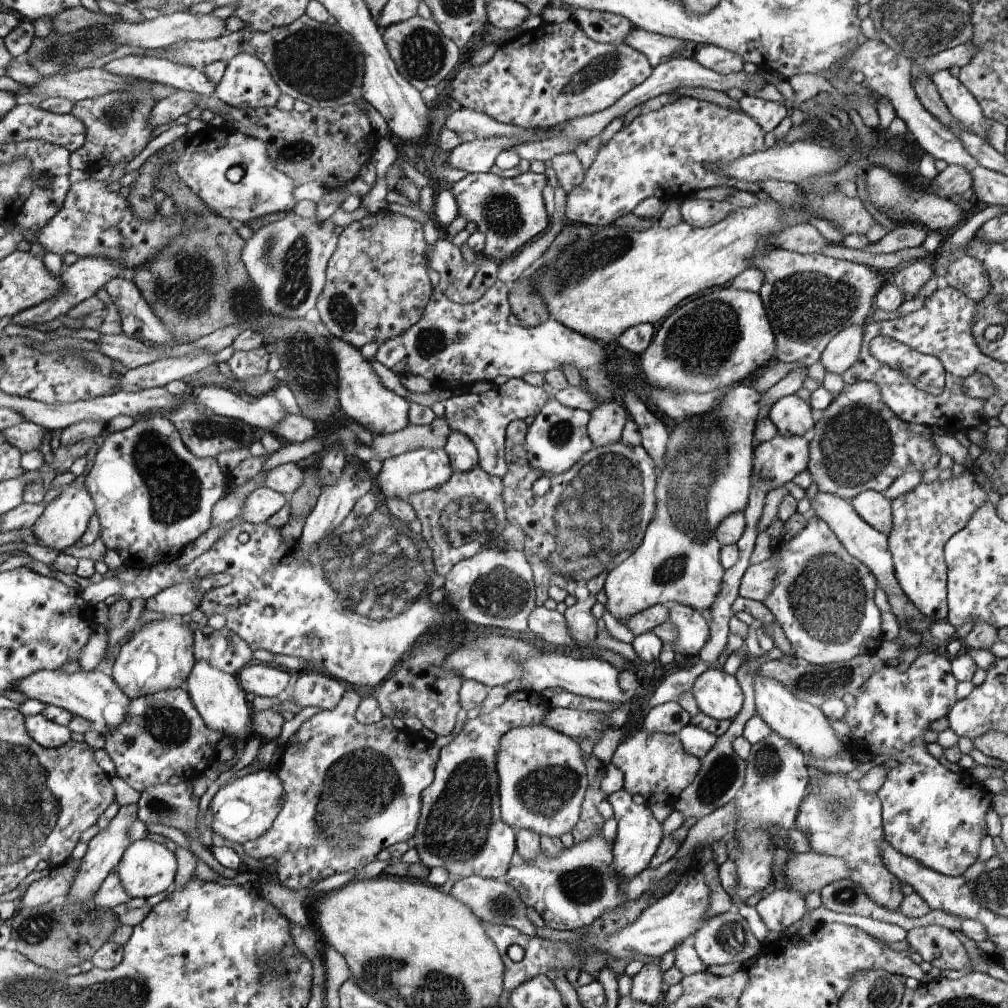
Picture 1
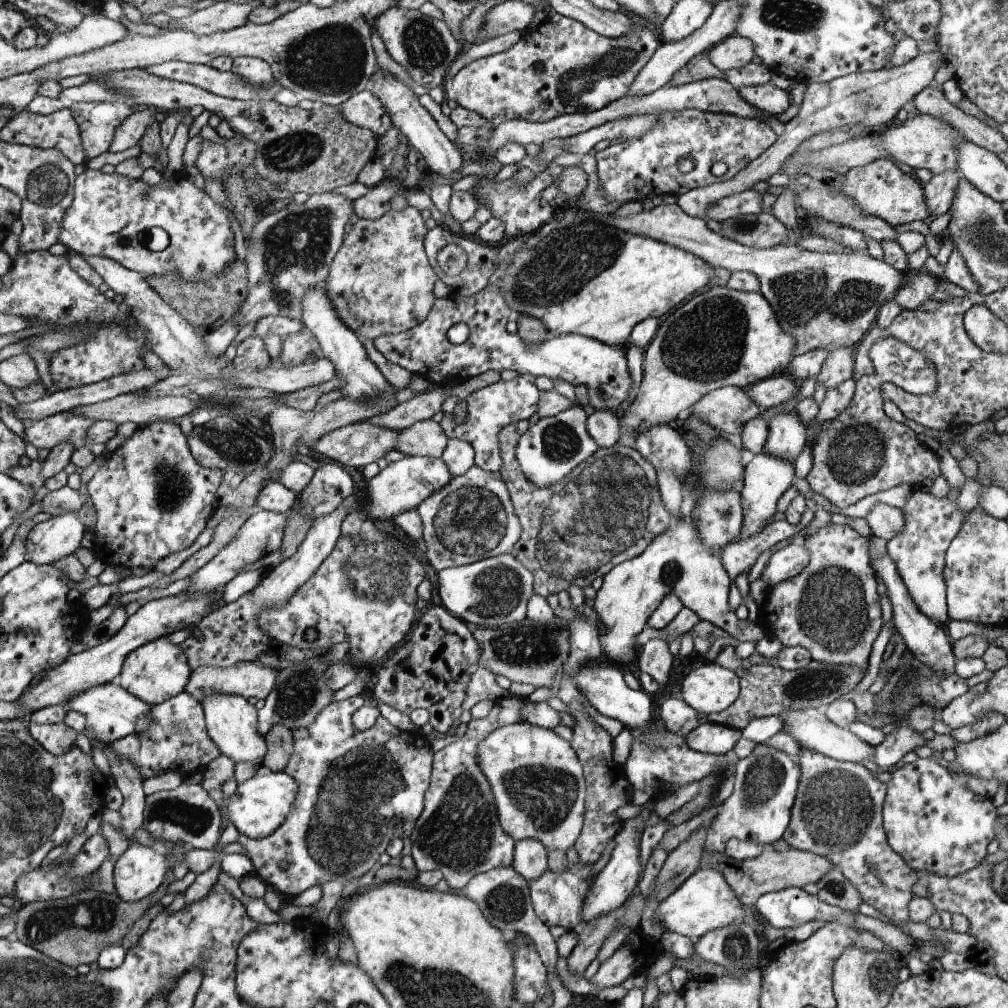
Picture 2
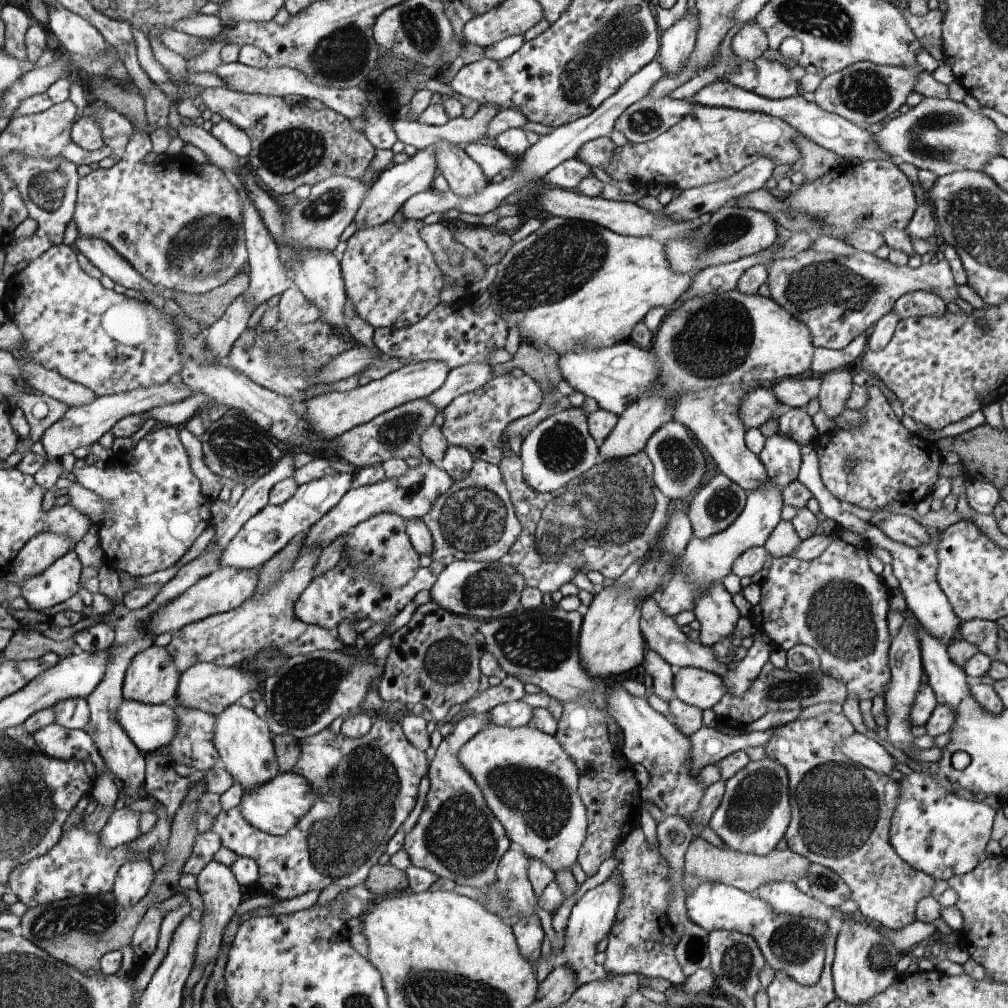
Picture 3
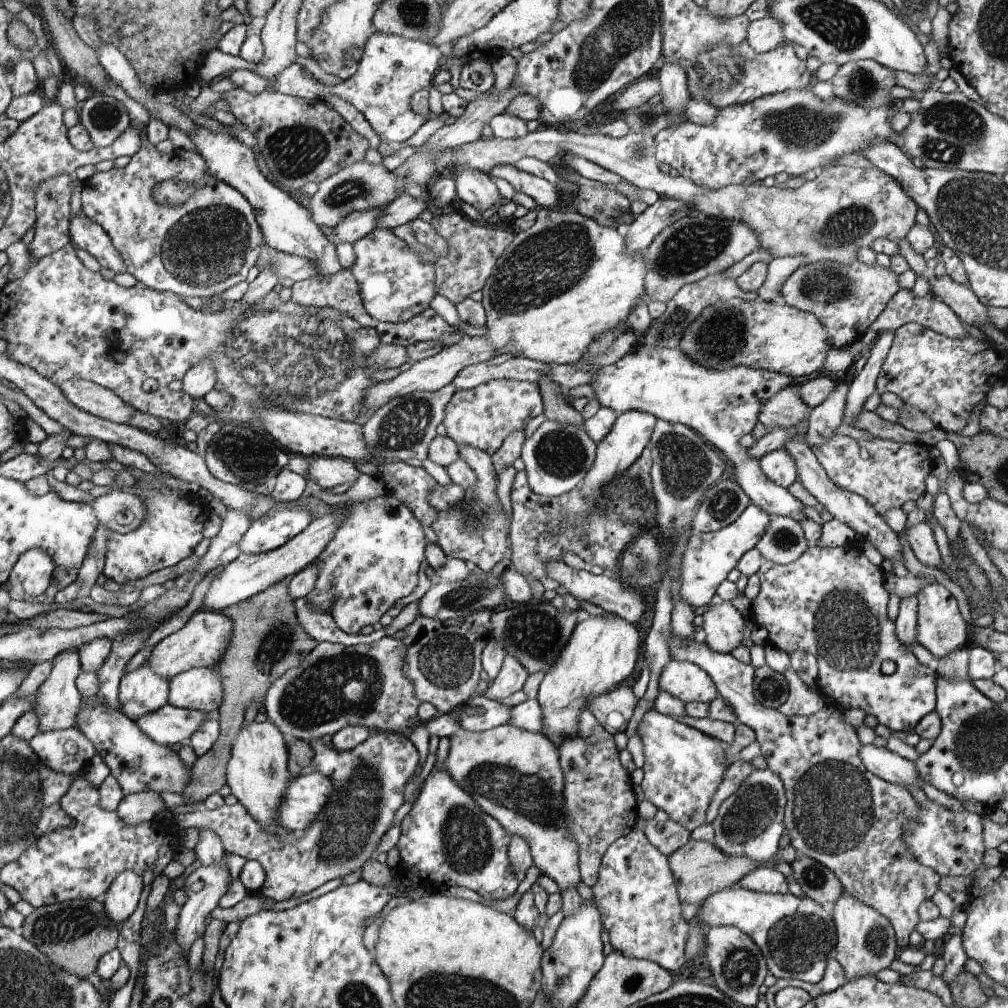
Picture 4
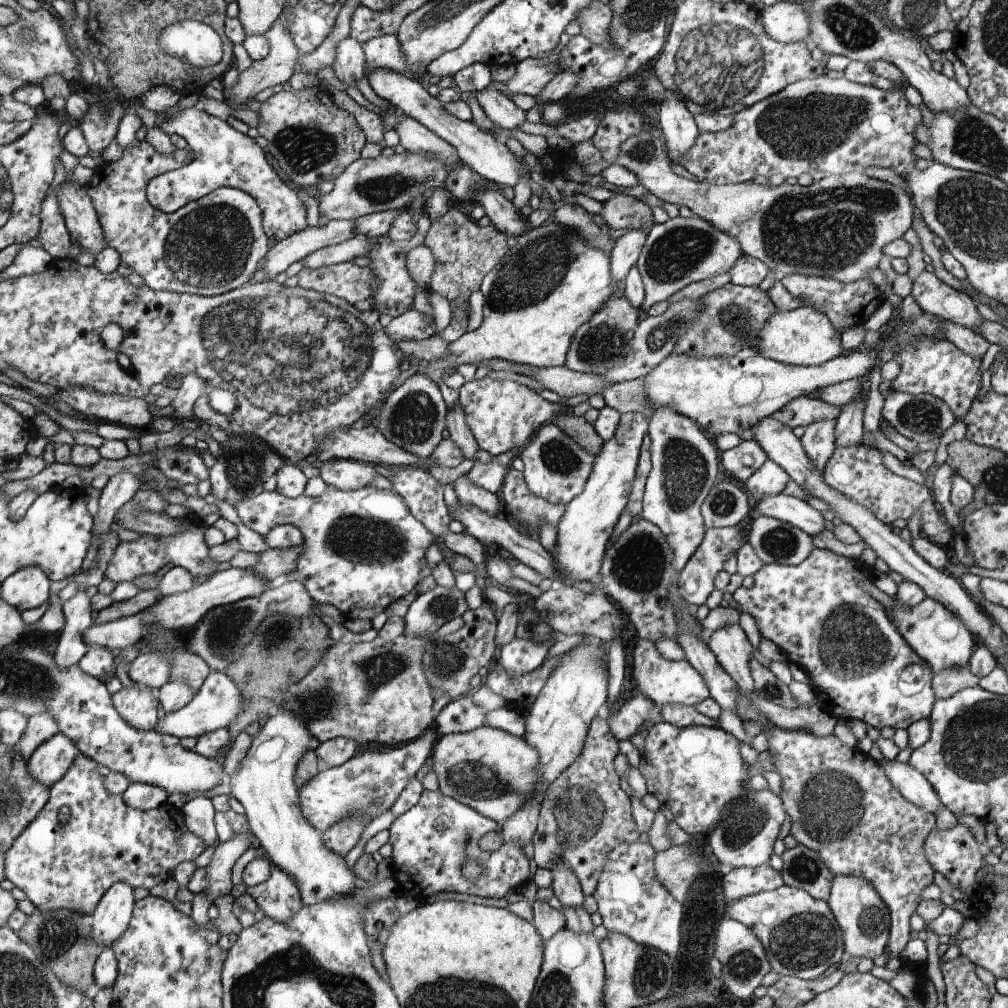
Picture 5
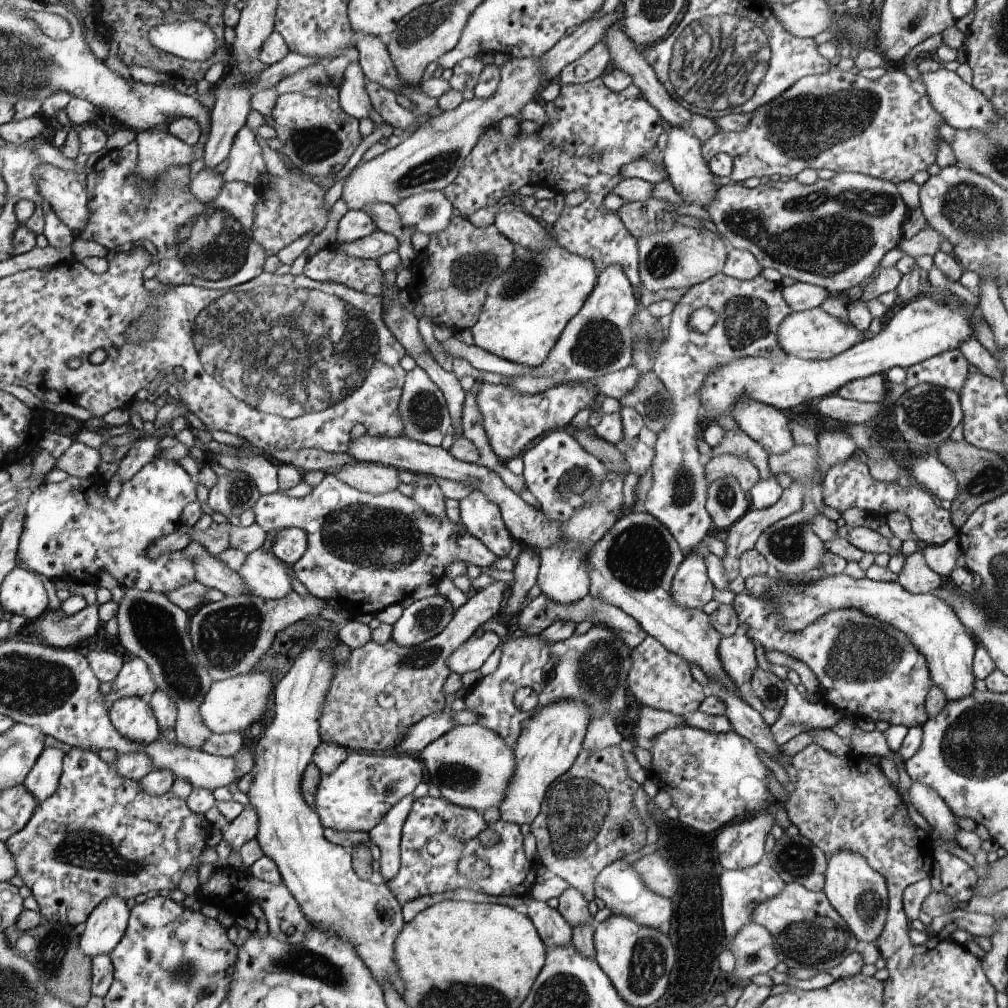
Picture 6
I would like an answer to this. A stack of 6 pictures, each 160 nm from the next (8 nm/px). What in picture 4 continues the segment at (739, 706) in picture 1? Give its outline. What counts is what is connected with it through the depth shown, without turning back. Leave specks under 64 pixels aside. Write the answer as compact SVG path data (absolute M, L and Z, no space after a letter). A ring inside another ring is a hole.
M670 659L659 672L659 690L669 692L685 703L710 704L720 696L710 675L697 664Z

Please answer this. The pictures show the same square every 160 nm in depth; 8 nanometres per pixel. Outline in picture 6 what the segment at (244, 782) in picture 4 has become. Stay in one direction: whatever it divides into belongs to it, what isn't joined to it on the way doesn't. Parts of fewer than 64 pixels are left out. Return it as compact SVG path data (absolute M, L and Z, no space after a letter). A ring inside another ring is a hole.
M319 628L312 638L312 644L295 658L289 672L280 679L279 684L275 687L274 716L272 716L270 725L266 726L264 736L258 740L256 748L254 748L254 767L250 772L252 782L246 794L258 814L256 842L260 844L262 854L276 864L283 884L295 896L295 900L299 903L310 924L336 936L336 938L352 942L352 946L356 946L356 954L375 976L375 980L392 986L402 997L404 988L400 982L400 976L398 976L395 943L396 938L399 937L406 925L403 920L403 907L400 906L396 896L392 895L388 884L373 885L371 881L360 879L355 874L351 851L327 840L316 810L307 804L302 794L304 770L307 770L308 764L312 763L311 759L314 757L315 751L322 744L320 714L322 714L324 698L328 694L328 688L330 688L330 682L334 678L336 669L330 652L338 642L337 634L328 628Z

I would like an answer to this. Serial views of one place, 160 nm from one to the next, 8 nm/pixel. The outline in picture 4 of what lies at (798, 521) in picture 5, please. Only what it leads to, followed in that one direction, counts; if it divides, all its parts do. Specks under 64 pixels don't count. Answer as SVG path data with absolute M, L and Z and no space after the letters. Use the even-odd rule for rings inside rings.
M637 346L630 350L614 365L598 368L591 380L598 401L602 407L610 407L618 416L628 411L644 411L653 414L658 419L664 419L671 423L682 423L695 430L706 442L716 446L725 456L729 467L735 472L735 480L748 496L749 501L756 505L764 513L771 517L790 517L794 521L802 521L806 516L802 513L804 505L774 482L769 481L762 472L760 461L753 459L747 450L742 448L739 438L750 433L756 426L760 411L764 403L783 388L792 386L792 377L787 374L769 370L757 369L746 365L733 366L726 370L714 370L697 365L680 348L676 349L648 349Z

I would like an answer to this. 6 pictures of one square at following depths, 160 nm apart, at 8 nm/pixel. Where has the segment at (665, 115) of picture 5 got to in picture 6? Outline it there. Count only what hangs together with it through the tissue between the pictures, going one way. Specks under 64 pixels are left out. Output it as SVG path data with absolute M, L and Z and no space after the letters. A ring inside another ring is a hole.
M666 126L666 131L668 142L662 156L667 179L672 183L682 200L693 205L710 204L719 188L718 184L714 182L715 175L709 170L709 164L706 164L706 160L702 158L703 144L694 134L690 134L687 129L680 128L680 126Z

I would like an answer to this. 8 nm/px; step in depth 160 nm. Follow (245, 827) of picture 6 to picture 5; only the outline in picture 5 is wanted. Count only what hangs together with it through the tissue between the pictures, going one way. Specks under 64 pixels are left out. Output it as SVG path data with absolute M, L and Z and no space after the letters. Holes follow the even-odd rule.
M246 832L236 834L228 842L221 842L216 847L212 862L206 866L206 879L209 884L203 890L204 898L212 903L218 897L228 895L234 888L232 883L232 868L238 858L250 847L250 836Z

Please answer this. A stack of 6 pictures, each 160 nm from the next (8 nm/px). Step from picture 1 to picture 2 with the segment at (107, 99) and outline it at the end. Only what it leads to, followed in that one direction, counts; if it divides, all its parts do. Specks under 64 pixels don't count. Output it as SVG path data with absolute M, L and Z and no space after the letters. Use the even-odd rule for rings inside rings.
M80 101L70 105L74 117L78 122L79 133L82 135L83 149L87 151L89 160L92 158L96 162L100 155L108 152L114 133L122 124L122 121L133 114L136 108L128 106L122 101Z

